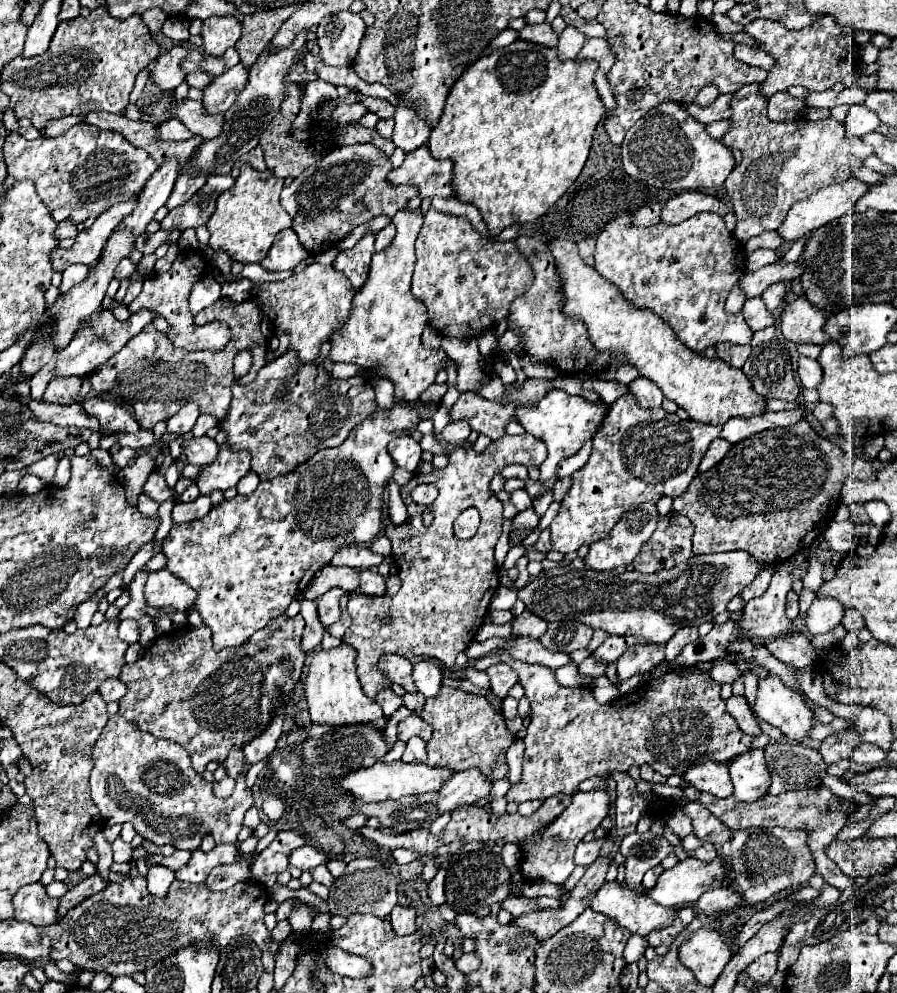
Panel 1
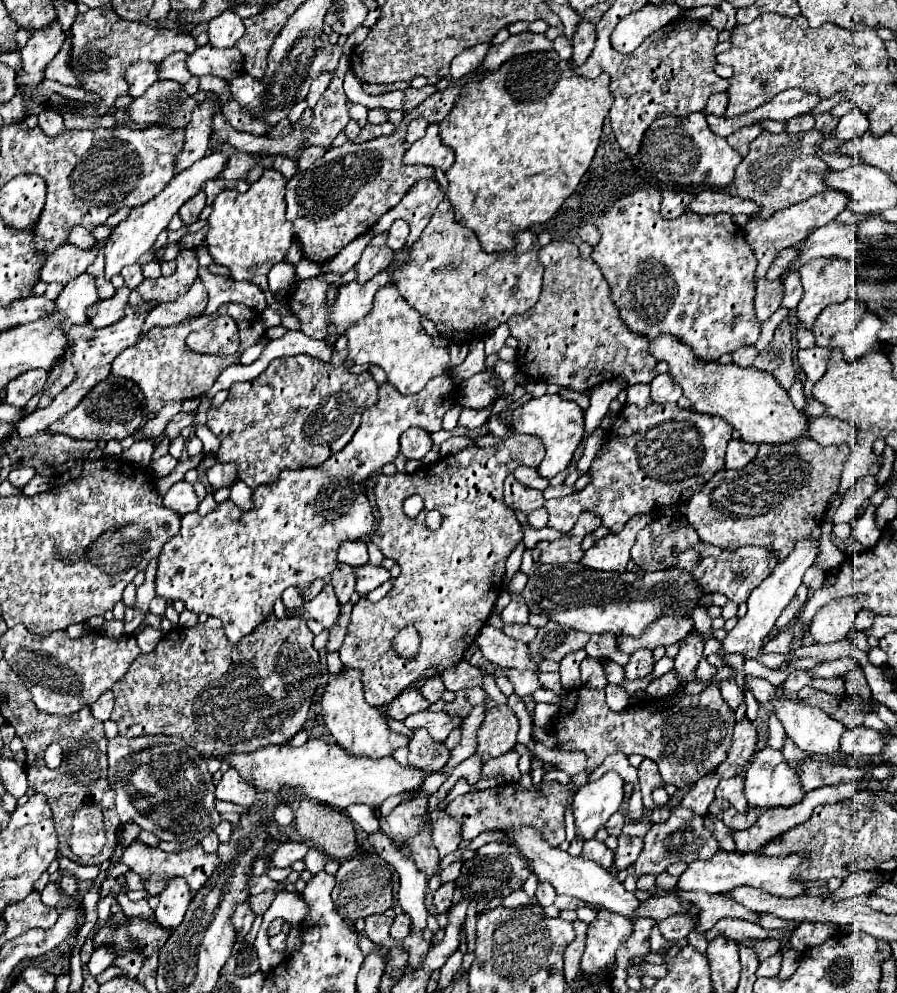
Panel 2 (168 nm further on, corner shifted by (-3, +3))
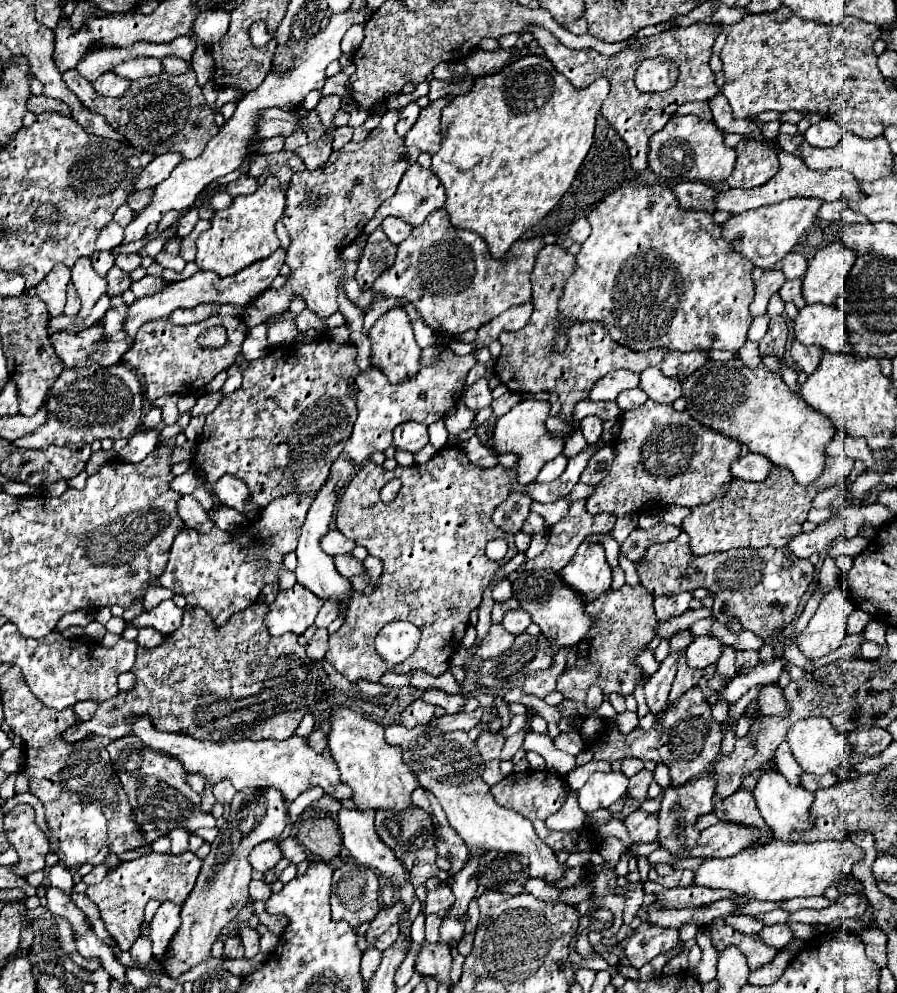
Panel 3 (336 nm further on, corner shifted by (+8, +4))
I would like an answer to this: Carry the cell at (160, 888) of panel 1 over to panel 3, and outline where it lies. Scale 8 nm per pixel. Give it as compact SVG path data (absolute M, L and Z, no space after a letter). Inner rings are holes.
M164 902L150 924L150 938L154 942L154 956L158 960L164 956L164 952L168 952L168 942L172 942L176 928L180 928L180 906Z

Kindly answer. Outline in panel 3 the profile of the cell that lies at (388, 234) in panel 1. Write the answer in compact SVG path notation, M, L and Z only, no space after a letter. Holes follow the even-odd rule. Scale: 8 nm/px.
M388 216L382 222L382 228L384 228L384 232L386 232L386 236L388 236L388 240L392 244L404 242L410 236L410 232L412 232L412 226L408 222L404 222L402 218L396 218L396 216Z

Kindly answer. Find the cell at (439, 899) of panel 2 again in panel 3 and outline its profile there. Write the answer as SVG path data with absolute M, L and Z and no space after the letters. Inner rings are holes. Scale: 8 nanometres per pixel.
M440 886L426 896L426 914L438 914L440 910L450 910L454 904L454 896L450 886Z

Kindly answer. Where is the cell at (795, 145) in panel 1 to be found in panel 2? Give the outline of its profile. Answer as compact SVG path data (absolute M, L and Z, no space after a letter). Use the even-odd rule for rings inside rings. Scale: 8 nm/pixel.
M813 129L807 133L769 133L763 131L757 139L749 145L749 155L743 157L743 161L737 167L735 173L735 187L737 195L743 199L751 199L759 205L759 213L753 215L753 219L765 219L773 217L775 211L787 209L793 203L799 203L803 199L809 199L811 195L817 195L827 189L827 183L823 181L823 173L831 171L827 163L819 157L819 147L825 141L825 133Z

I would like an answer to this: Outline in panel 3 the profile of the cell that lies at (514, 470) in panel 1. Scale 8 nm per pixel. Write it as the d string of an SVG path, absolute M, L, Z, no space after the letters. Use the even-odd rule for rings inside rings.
M560 454L560 456L554 458L552 462L548 462L548 464L540 470L540 474L538 474L538 482L552 482L552 480L556 480L556 478L564 472L566 462L568 462L568 458L566 458L564 454Z

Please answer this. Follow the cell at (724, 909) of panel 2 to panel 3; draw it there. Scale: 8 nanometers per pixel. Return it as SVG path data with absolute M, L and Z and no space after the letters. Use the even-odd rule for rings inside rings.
M776 908L776 910L766 912L766 914L760 914L756 918L764 920L764 924L786 924L788 922L788 916L790 916L790 912L782 910L782 908Z

